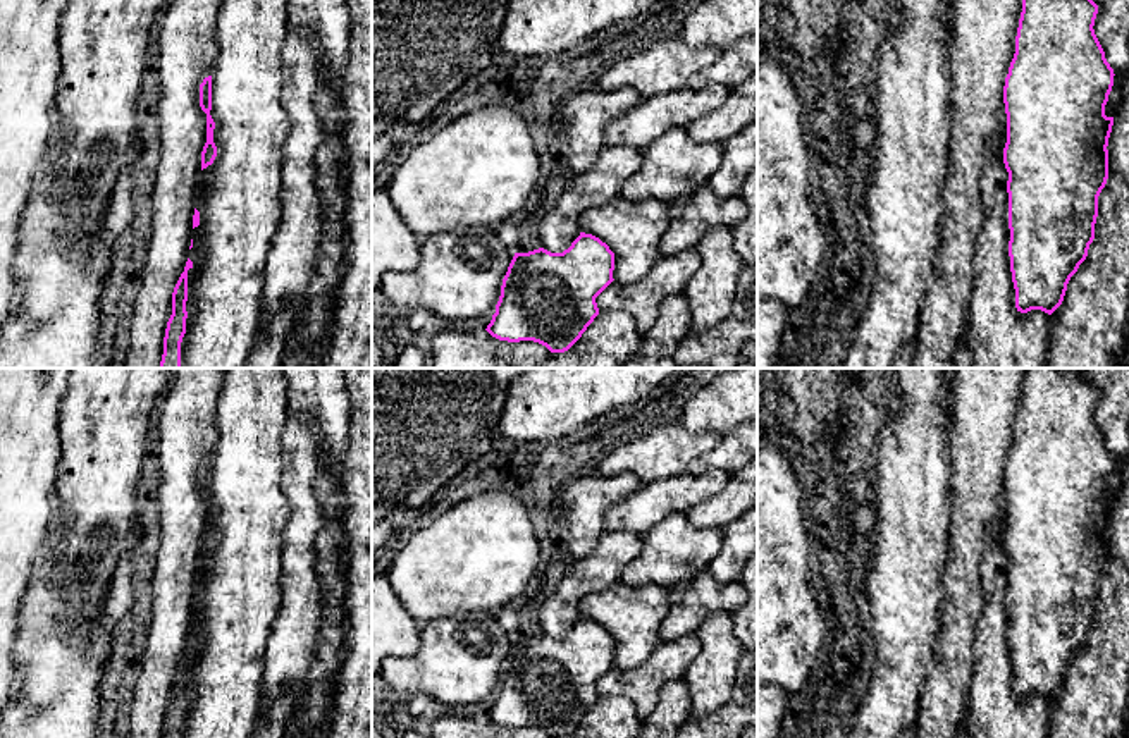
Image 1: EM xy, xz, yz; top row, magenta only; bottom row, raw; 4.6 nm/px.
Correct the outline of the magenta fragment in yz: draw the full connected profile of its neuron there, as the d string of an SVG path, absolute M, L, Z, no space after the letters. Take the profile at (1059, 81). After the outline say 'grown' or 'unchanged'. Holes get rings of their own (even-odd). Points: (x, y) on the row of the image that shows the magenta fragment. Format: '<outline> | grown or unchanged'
M1022 0L1015 53L1003 86L1009 256L1015 308L1021 313L1041 310L1052 315L1062 304L1067 284L1095 239L1098 196L1108 179L1107 146L1114 126L1114 117L1105 115L1105 105L1115 76L1093 29L1096 14L1098 5L1093 0Z | unchanged

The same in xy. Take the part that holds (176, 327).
M188 258L184 272L181 274L172 292L172 315L167 322L163 337L163 354L160 368L181 368L181 342L186 334L186 301L188 301L188 270L193 261Z | unchanged

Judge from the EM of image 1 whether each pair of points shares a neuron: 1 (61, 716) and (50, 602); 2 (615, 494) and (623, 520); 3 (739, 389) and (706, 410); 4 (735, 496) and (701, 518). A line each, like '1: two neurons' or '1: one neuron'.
1: one neuron
2: two neurons
3: one neuron
4: one neuron

